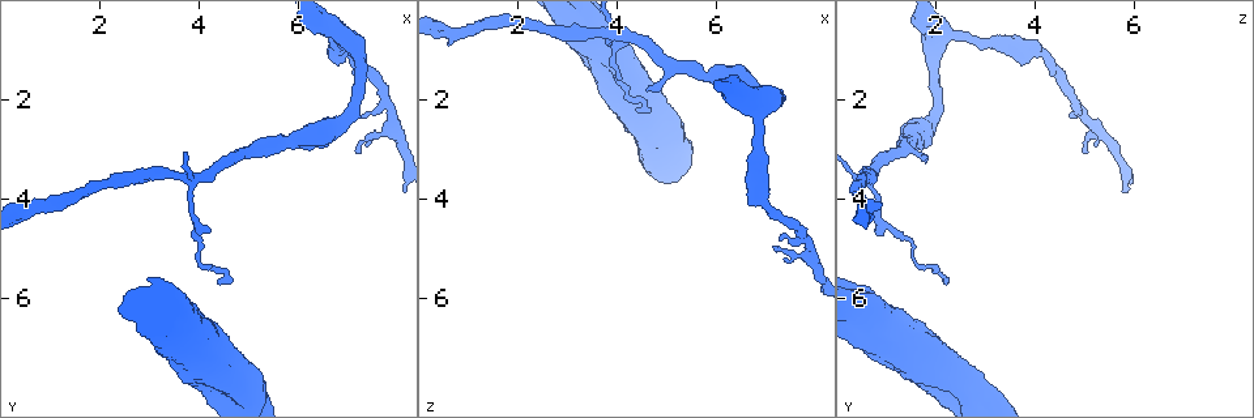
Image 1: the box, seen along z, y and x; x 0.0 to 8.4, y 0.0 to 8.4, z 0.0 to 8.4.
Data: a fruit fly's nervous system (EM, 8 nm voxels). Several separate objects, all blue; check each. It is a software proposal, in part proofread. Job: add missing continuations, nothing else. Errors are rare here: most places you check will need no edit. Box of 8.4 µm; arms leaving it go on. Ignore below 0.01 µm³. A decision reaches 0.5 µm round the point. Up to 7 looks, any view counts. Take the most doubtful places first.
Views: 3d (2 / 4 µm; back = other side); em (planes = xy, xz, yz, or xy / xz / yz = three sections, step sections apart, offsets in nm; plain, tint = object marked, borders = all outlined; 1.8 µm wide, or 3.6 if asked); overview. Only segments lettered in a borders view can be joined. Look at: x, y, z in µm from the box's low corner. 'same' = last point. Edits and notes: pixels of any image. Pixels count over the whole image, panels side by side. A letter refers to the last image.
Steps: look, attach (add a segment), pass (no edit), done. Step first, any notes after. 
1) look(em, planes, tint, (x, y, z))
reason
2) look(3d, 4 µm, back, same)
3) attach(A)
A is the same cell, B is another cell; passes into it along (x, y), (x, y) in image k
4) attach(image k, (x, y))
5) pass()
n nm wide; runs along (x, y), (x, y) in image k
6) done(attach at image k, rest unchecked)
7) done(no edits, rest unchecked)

look(3d, 4 µm, (4.60, 3.15, 1.80))

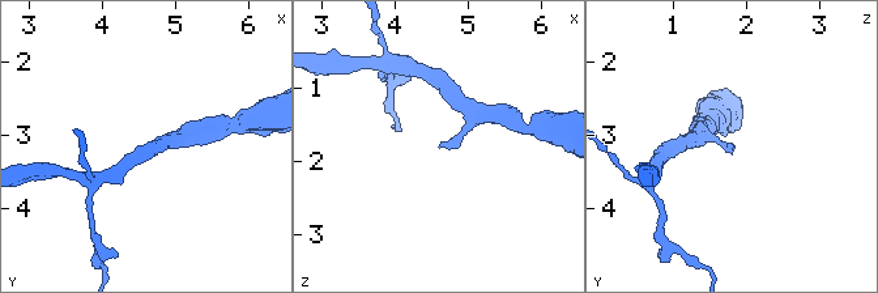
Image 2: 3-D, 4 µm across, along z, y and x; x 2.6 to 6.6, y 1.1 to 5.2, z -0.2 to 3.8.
look(em, planes, borders, (4.60, 3.10, 1.80))
need the tissue

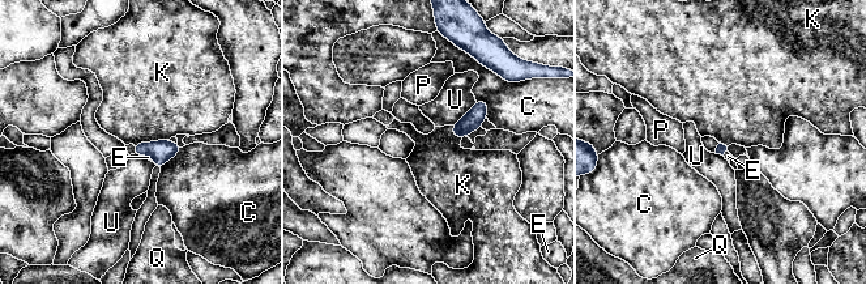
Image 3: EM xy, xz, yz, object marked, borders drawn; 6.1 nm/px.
pass()
C, E, K, P, Q and U are other cells; border along (169, 139), (137, 141), (133, 145) in image 3; no lettered segment goes on from it

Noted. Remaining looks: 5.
look(em, planes, borders, (4.40, 5.65, 2.25))
branch stops here

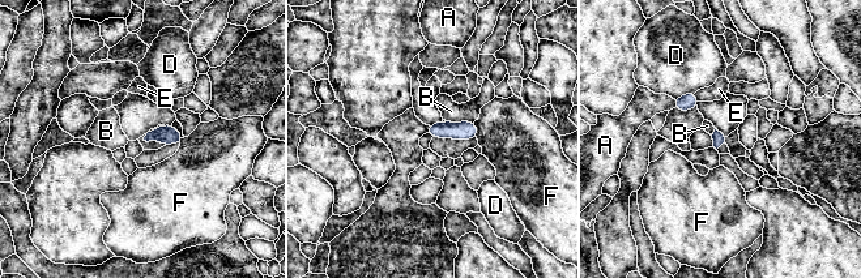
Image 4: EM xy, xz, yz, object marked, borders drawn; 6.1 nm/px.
pass()
70 nm wide; A, B, D, E and F are other cells; border along (450, 120), (473, 123) in image 4; no lettered segment goes on from it

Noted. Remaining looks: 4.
look(em, xy, step 4, borders, (7.25, 2.35, 4.85))
free end

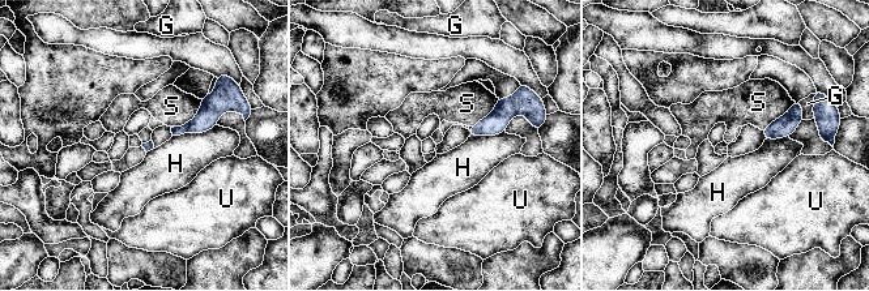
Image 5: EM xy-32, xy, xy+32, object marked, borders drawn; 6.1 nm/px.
look(em, xz, step 4, borders, same)
another direction

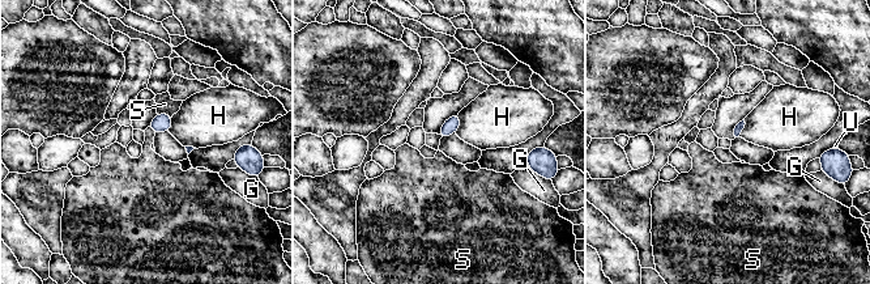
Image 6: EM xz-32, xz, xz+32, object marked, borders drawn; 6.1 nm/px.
pass()
H touches over 120 nm; G, H, S and U are other cells; no lettered segment goes on from it

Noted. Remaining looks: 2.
done(no edits, rest unchecked)

